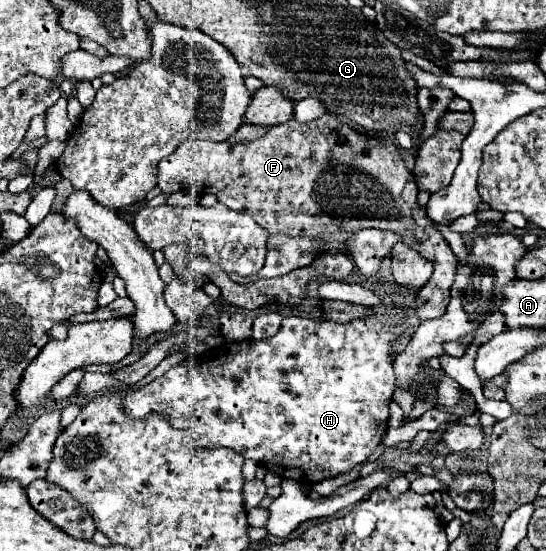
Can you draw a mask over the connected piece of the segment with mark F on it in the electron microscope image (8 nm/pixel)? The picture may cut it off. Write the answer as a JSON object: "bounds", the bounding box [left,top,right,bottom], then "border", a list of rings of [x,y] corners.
{"bounds":[157,114,457,320],"border":[[[323,114],[321,118],[317,120],[311,120],[307,124],[301,124],[297,120],[289,120],[285,124],[279,124],[279,126],[273,126],[267,130],[267,134],[255,142],[245,142],[245,144],[231,144],[231,142],[207,142],[207,140],[199,140],[199,138],[191,138],[183,144],[179,144],[179,148],[163,158],[159,162],[159,174],[157,174],[157,186],[165,192],[165,194],[171,194],[171,192],[177,192],[177,190],[195,190],[195,192],[205,192],[205,194],[215,194],[217,200],[221,204],[225,204],[227,208],[233,208],[237,212],[247,212],[249,216],[253,216],[257,220],[259,226],[263,226],[269,234],[287,234],[287,236],[321,236],[327,232],[327,228],[331,230],[345,230],[345,232],[357,232],[357,230],[363,230],[363,228],[377,228],[377,230],[393,230],[401,236],[401,242],[405,242],[407,246],[411,246],[413,250],[417,250],[423,258],[431,260],[431,264],[435,266],[433,270],[433,276],[431,280],[425,284],[425,288],[421,288],[417,292],[417,298],[413,302],[413,310],[415,310],[415,316],[419,320],[433,320],[433,318],[439,318],[445,314],[445,308],[449,304],[449,290],[451,290],[451,284],[455,280],[455,270],[457,270],[457,258],[453,256],[453,250],[449,248],[449,244],[445,242],[445,238],[441,236],[441,232],[437,232],[433,228],[433,222],[427,218],[425,214],[425,208],[417,208],[417,186],[413,184],[413,176],[407,172],[405,168],[405,162],[399,154],[399,148],[391,142],[391,140],[383,140],[383,138],[373,138],[373,136],[367,136],[367,134],[361,134],[357,132],[355,128],[351,128],[349,124],[343,124],[337,116],[333,114]]]}

